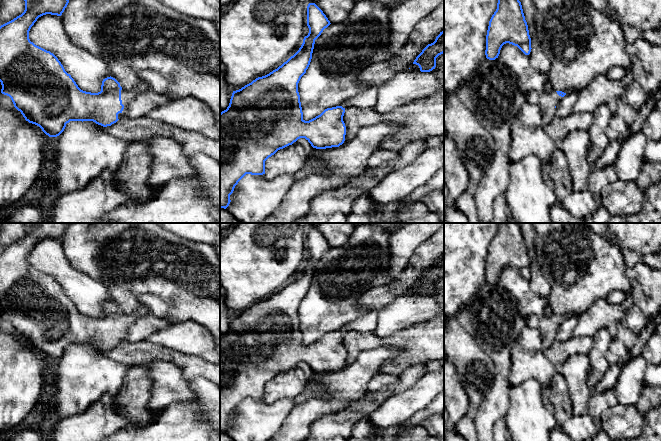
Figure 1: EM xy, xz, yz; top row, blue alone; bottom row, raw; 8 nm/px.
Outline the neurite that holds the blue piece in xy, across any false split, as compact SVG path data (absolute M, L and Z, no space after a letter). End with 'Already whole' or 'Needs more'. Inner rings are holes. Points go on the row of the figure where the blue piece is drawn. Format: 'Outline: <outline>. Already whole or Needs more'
Outline: M24 0L24 12L0 26L1 93L11 98L14 107L29 123L39 126L49 137L59 136L70 121L93 121L103 127L126 117L129 103L147 91L138 88L124 90L113 77L103 79L101 91L81 90L58 58L29 39L29 31L37 19L51 14L61 16L69 0Z. Needs more

